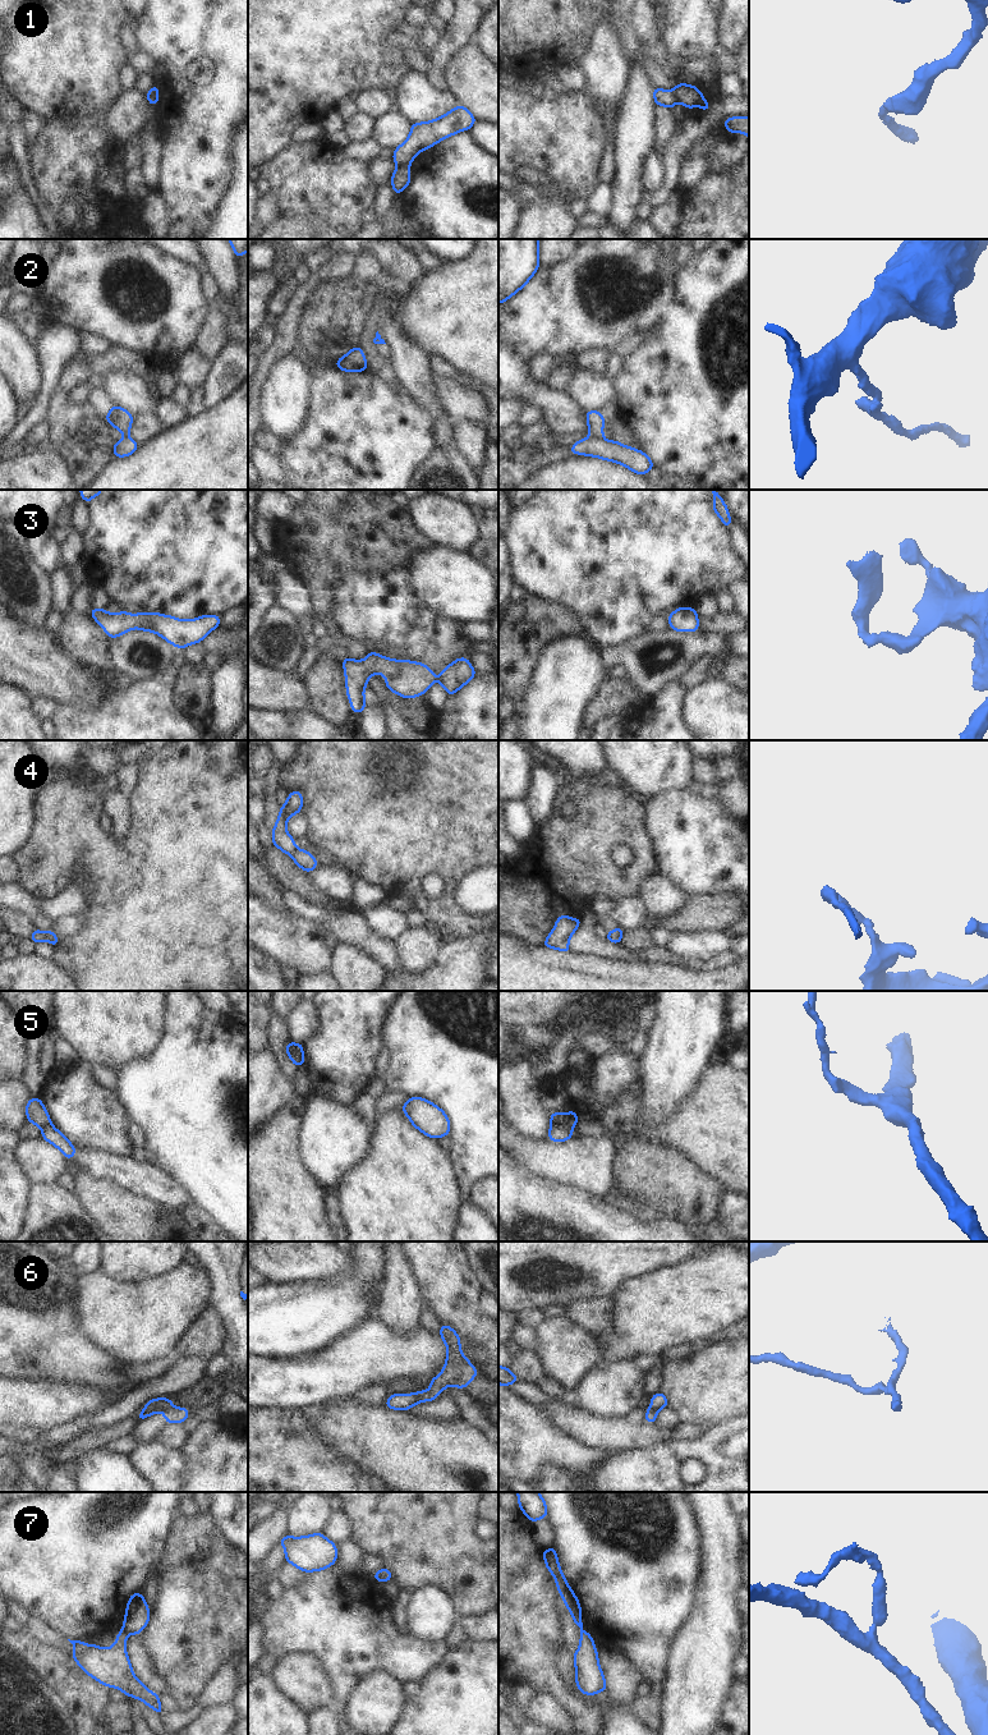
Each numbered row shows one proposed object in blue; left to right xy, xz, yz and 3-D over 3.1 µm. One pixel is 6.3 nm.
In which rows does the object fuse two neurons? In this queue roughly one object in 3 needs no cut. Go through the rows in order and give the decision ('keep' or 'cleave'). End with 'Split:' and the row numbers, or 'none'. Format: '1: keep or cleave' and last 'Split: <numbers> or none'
1: cleave
2: cleave
3: keep
4: cleave
5: cleave
6: cleave
7: cleave
Split: 1, 2, 4, 5, 6, 7

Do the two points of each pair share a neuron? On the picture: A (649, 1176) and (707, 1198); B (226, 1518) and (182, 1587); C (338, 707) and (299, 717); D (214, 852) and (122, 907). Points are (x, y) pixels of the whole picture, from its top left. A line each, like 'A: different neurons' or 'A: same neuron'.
A: same neuron
B: different neurons
C: different neurons
D: same neuron

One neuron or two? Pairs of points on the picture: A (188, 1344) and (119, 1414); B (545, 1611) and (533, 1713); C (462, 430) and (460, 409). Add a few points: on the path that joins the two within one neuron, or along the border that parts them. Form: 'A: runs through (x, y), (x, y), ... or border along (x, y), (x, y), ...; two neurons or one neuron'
A: border along (180, 1357), (200, 1357), (208, 1361); two neurons
B: border along (537, 1690), (551, 1693), (564, 1706); two neurons
C: border along (455, 420), (479, 421), (485, 425); two neurons

